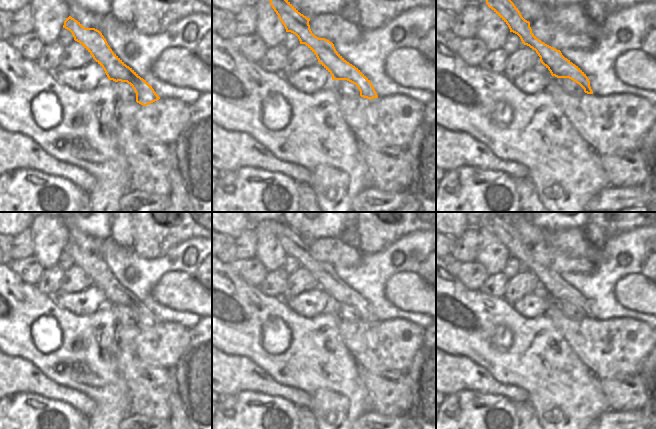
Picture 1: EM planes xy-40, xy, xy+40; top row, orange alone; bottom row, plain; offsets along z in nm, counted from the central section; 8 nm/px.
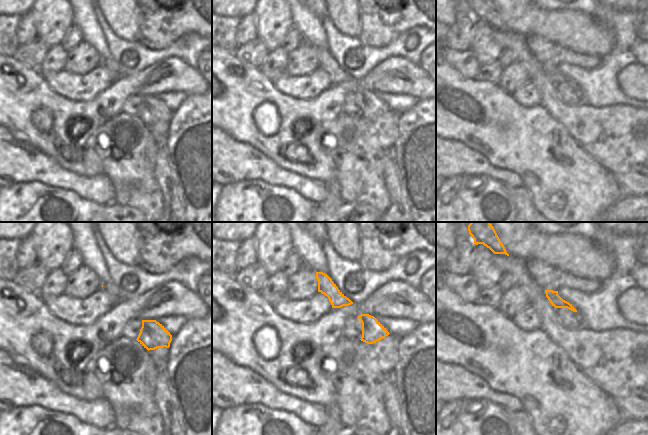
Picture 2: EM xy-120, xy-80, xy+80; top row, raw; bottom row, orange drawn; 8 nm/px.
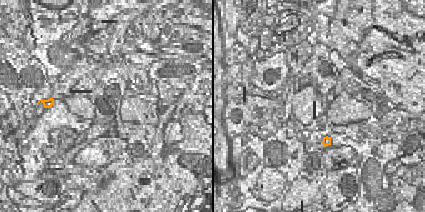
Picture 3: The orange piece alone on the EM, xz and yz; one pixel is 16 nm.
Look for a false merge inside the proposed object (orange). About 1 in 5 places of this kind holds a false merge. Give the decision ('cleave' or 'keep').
keep

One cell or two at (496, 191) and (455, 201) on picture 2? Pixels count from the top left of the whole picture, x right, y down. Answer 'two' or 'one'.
one

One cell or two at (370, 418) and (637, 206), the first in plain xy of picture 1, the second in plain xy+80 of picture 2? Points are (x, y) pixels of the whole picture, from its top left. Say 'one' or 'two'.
one

